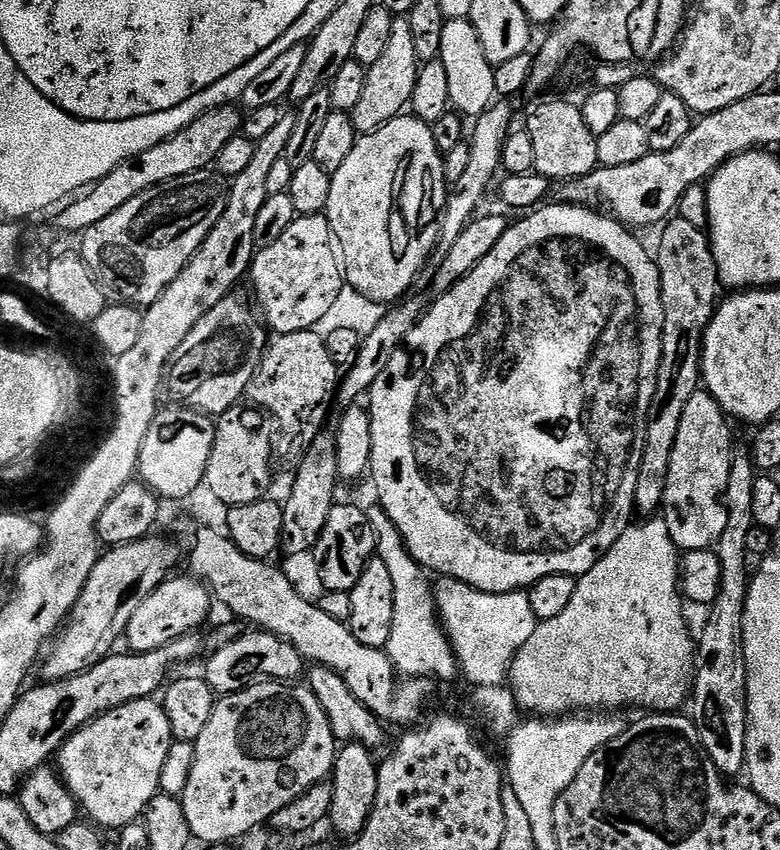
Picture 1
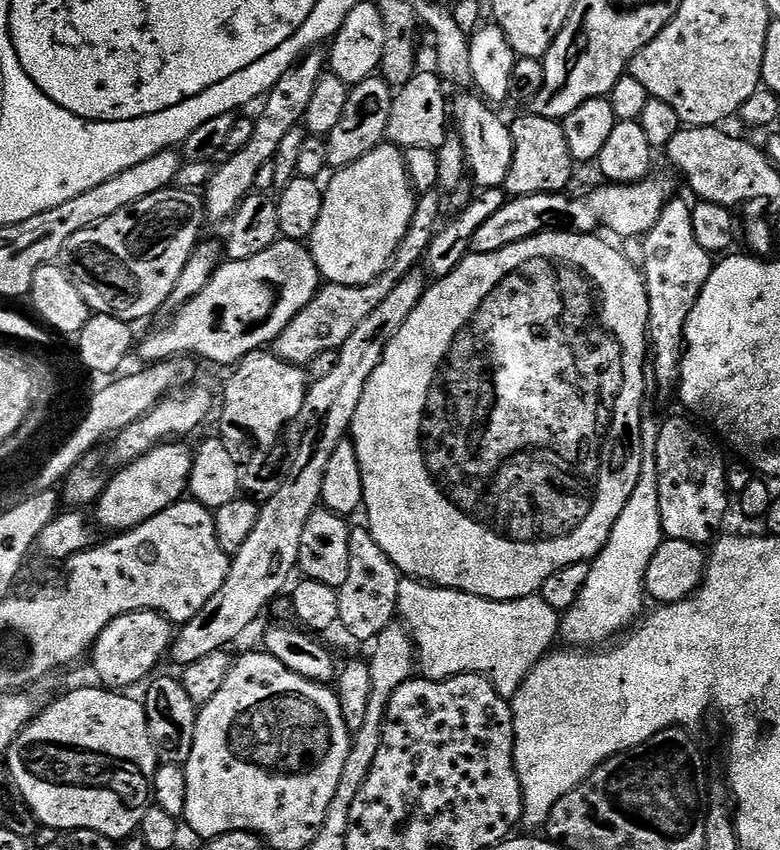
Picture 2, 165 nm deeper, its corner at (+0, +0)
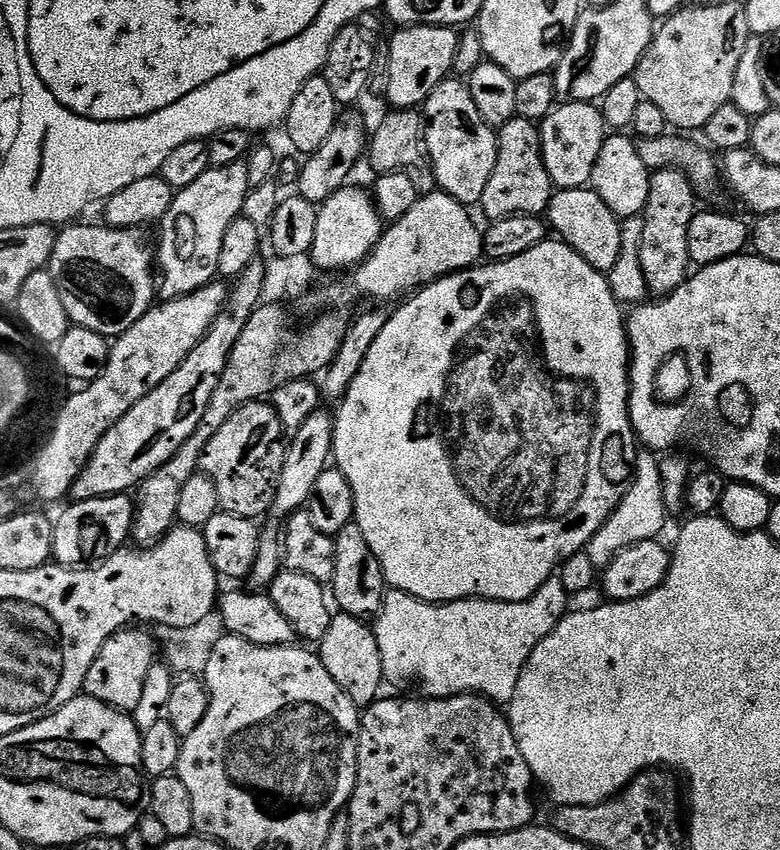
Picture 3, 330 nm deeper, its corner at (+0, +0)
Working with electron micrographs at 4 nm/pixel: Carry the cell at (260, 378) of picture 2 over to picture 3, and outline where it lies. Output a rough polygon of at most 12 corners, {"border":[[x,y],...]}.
{"border":[[271,403],[242,405],[199,466],[220,511],[272,511],[286,433]]}

